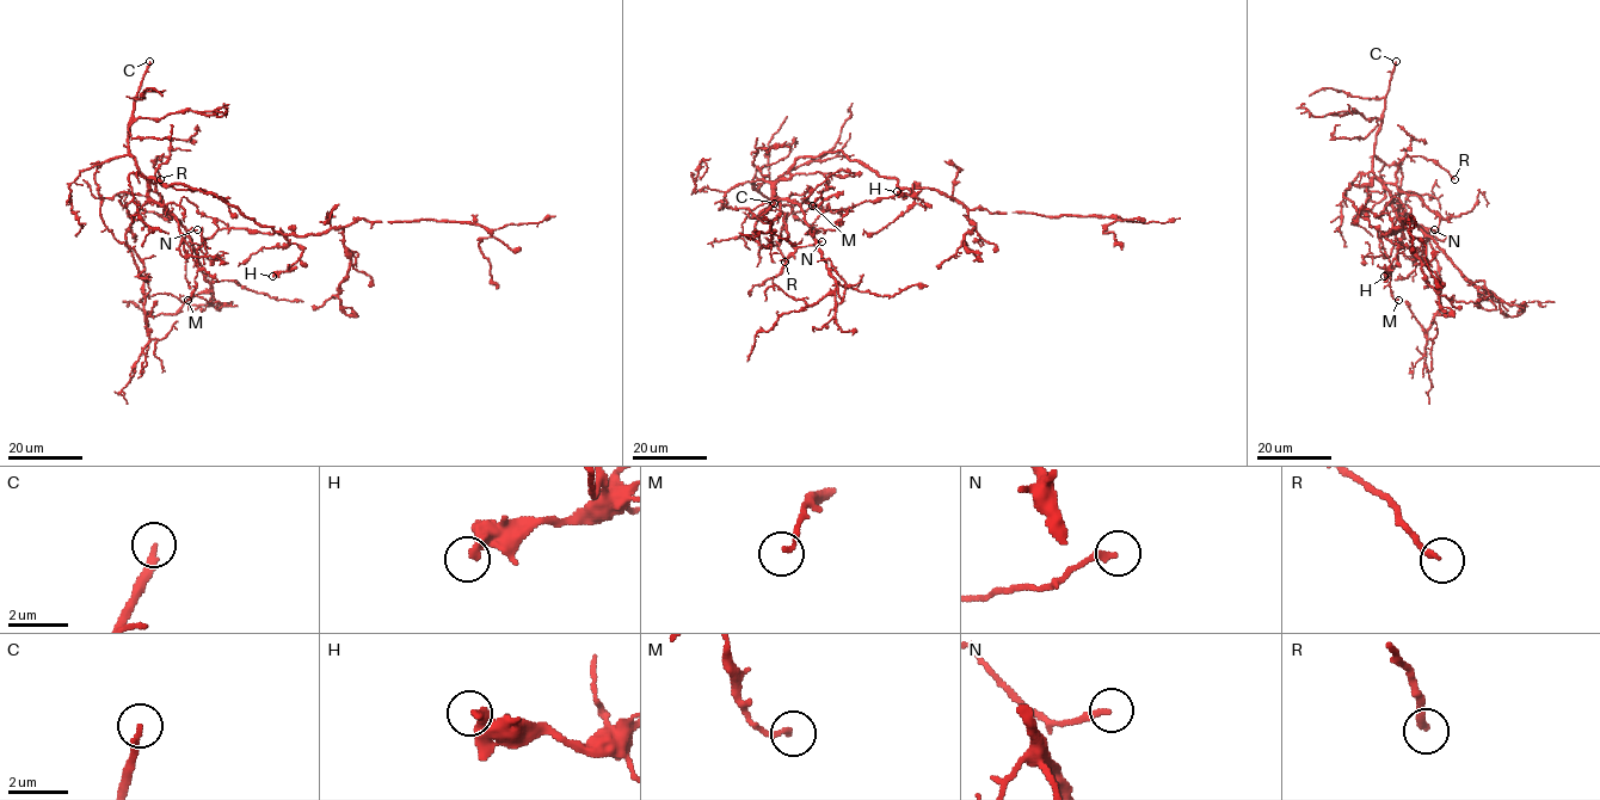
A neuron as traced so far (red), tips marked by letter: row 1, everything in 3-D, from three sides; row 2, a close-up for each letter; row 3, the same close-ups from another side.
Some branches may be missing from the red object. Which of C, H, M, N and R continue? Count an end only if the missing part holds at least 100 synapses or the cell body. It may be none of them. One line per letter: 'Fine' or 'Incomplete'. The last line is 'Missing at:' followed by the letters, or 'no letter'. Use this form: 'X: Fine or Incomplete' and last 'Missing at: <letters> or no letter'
C: Incomplete
H: Fine
M: Fine
N: Fine
R: Fine
Missing at: C

